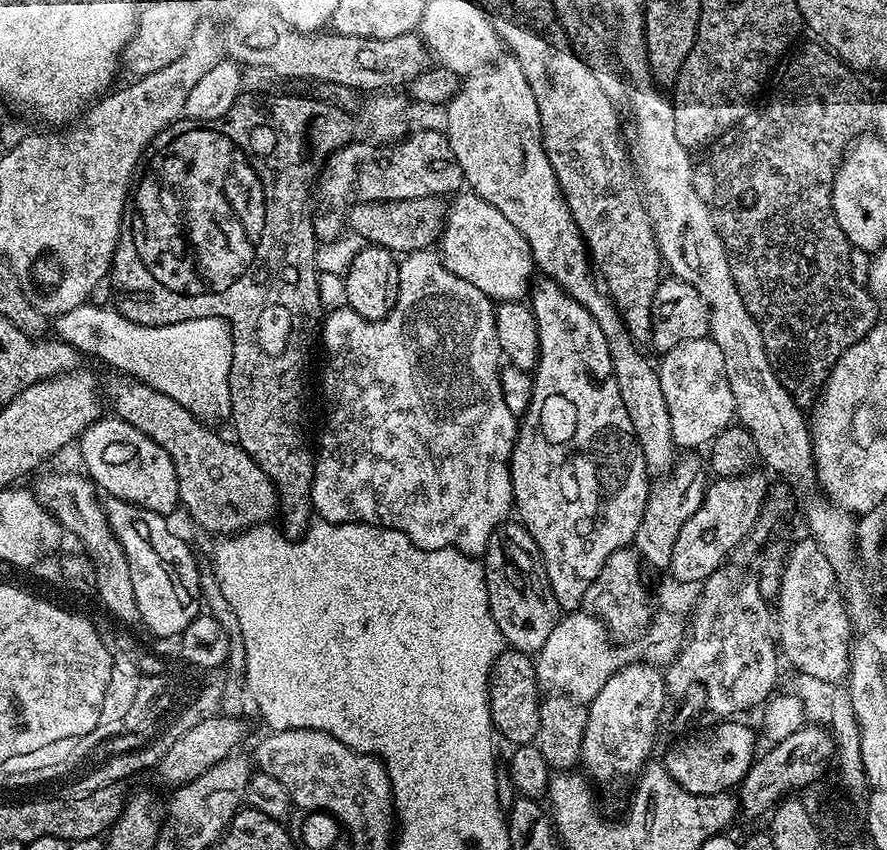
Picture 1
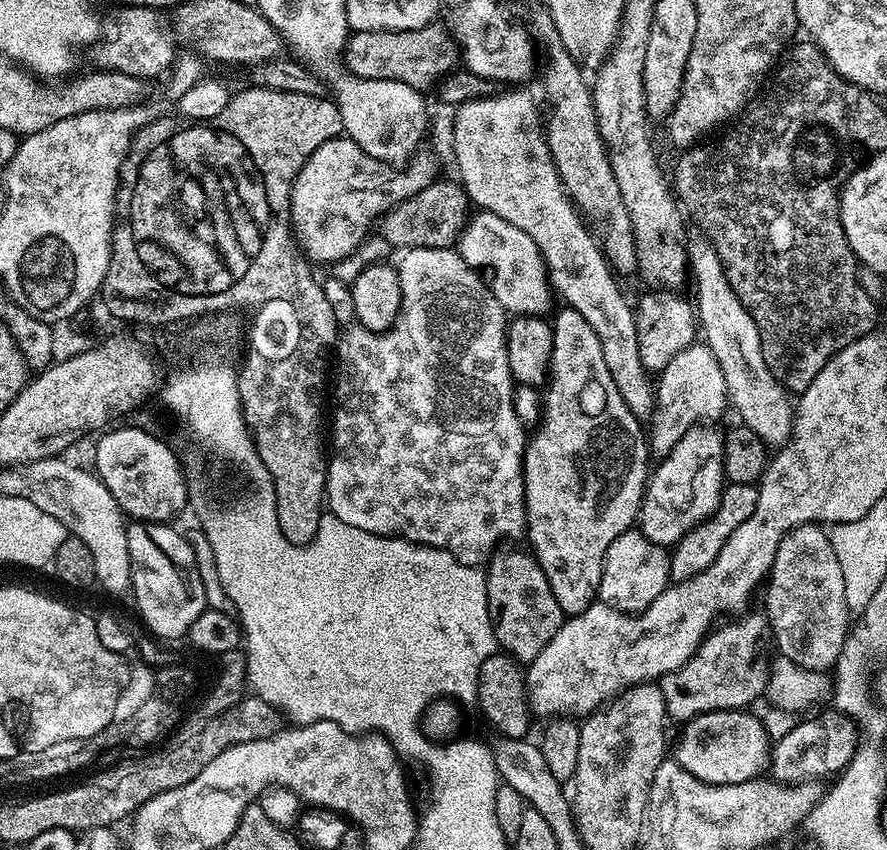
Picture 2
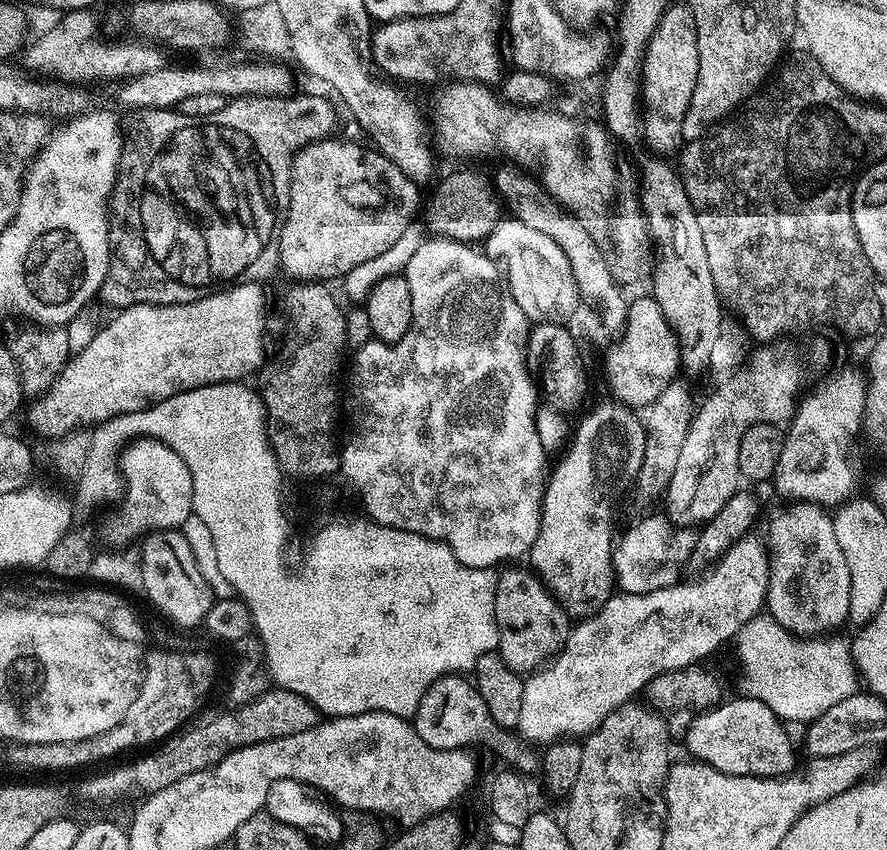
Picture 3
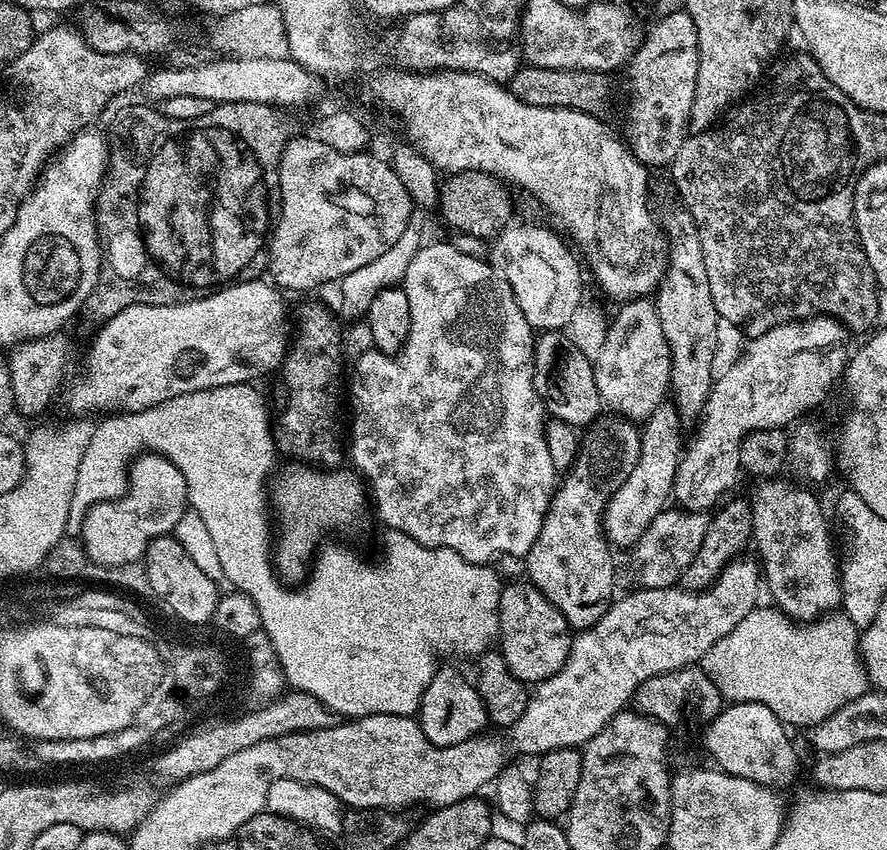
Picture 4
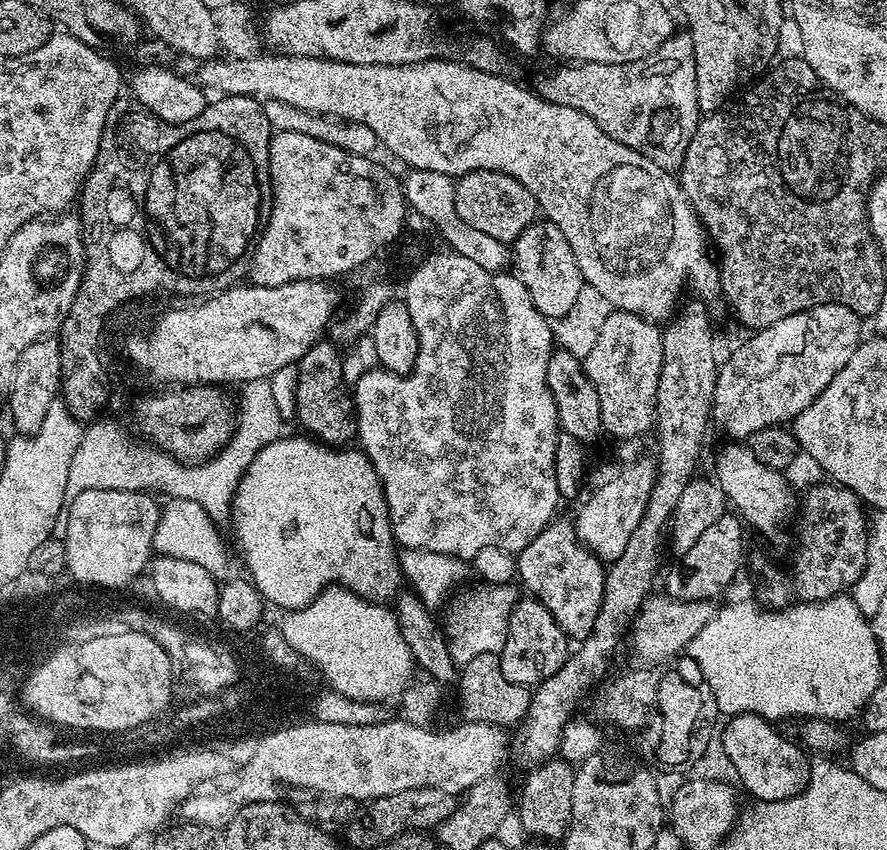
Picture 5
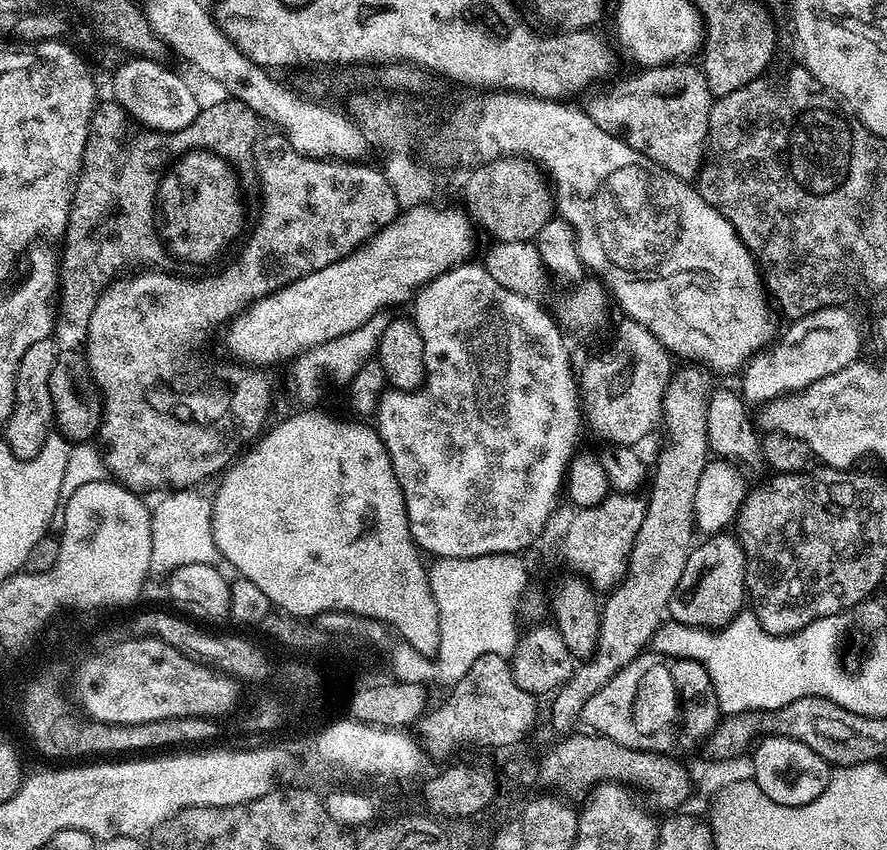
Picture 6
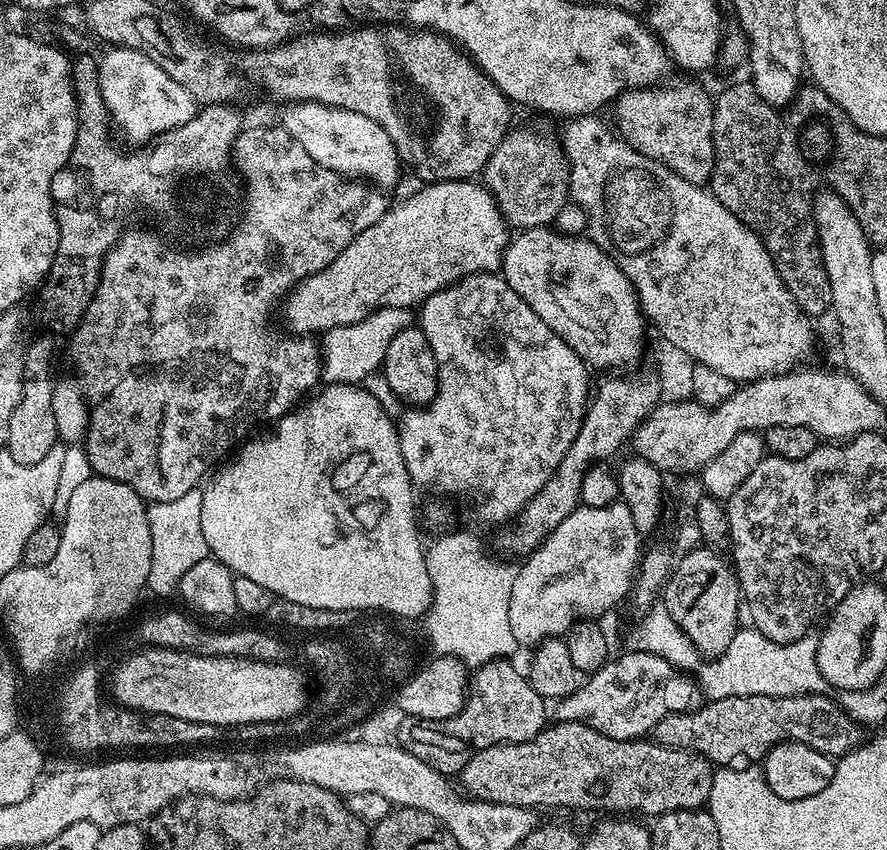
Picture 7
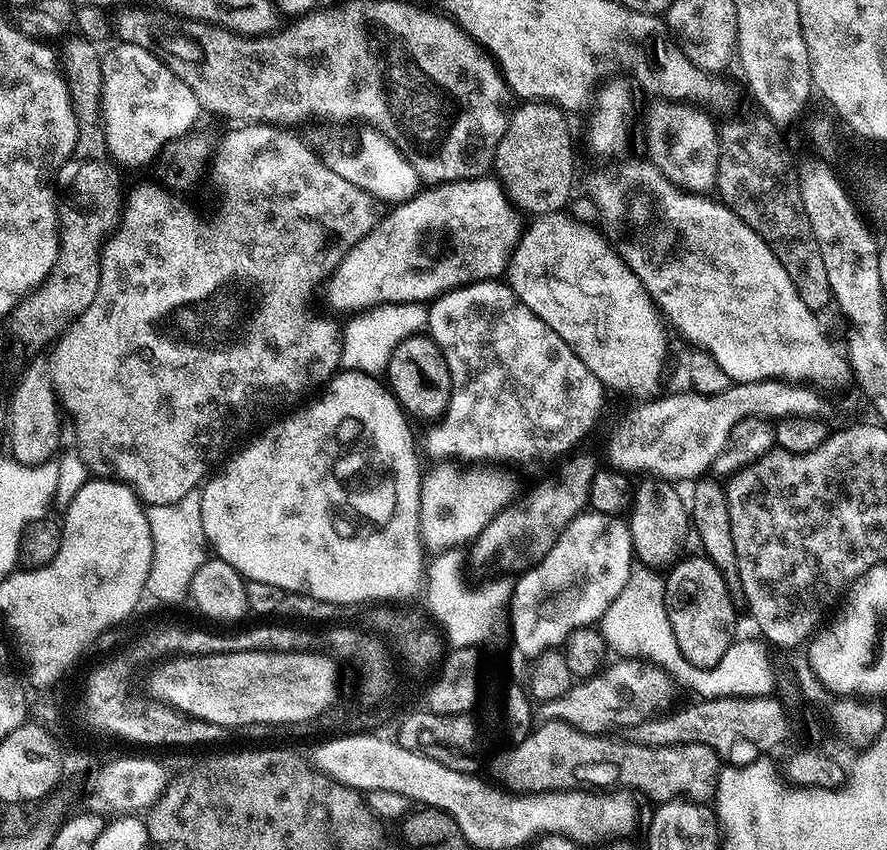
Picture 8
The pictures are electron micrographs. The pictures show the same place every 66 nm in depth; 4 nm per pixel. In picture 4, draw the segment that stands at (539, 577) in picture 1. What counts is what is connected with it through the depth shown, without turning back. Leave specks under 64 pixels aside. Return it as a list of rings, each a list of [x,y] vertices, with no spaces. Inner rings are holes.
[[[521,578],[513,584],[505,583],[500,589],[499,614],[498,651],[519,680],[535,686],[562,670],[572,649],[573,629],[531,582]]]

